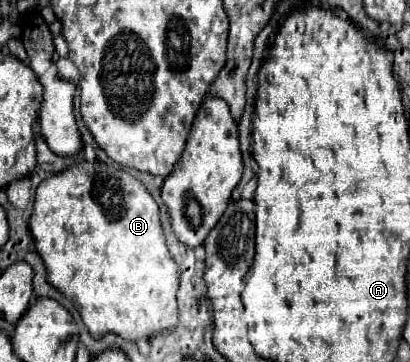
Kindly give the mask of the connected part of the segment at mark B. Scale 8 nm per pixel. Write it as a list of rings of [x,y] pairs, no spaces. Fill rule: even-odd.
[[[81,161],[77,167],[53,175],[37,187],[29,227],[35,249],[47,267],[47,281],[73,303],[95,339],[115,333],[125,341],[137,343],[143,337],[149,339],[177,327],[179,267],[165,243],[159,205],[139,179],[121,169],[111,167],[109,171],[105,163]]]

